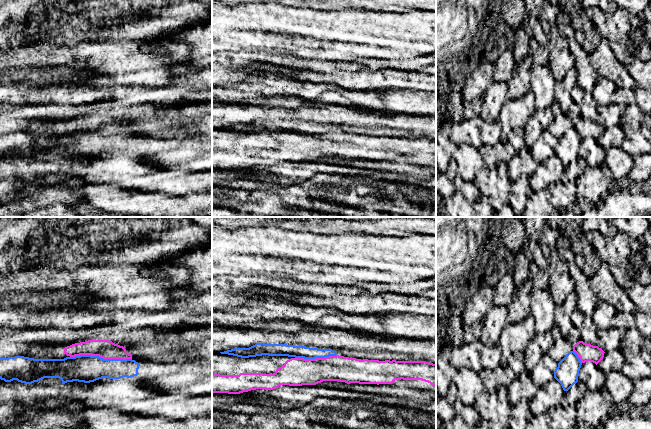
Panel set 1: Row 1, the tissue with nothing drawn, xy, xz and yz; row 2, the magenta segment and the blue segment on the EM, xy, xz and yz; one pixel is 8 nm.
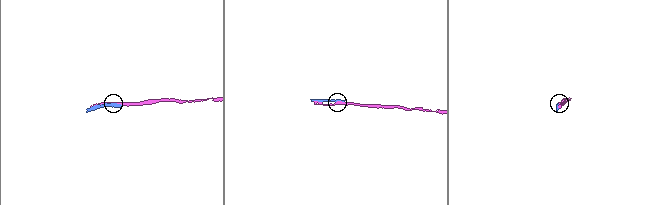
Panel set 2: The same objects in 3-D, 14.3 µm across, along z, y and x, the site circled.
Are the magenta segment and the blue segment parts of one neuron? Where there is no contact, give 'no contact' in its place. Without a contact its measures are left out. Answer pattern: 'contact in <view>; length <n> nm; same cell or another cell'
contact in xy; length 500 nm; another cell

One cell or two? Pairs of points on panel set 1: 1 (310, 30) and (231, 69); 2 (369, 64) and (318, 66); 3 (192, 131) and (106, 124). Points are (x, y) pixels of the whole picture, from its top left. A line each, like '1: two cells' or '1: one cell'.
1: two cells
2: one cell
3: two cells

